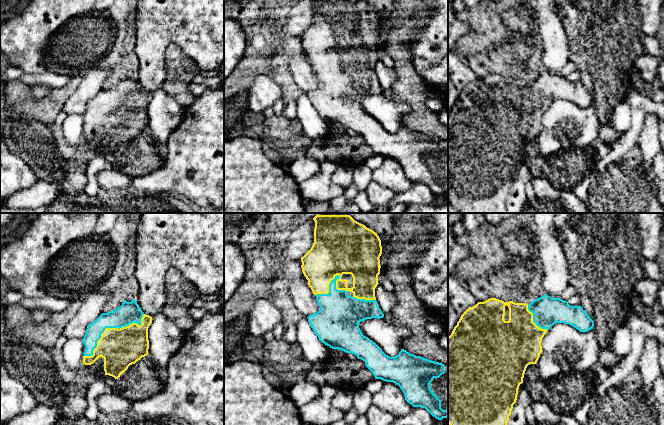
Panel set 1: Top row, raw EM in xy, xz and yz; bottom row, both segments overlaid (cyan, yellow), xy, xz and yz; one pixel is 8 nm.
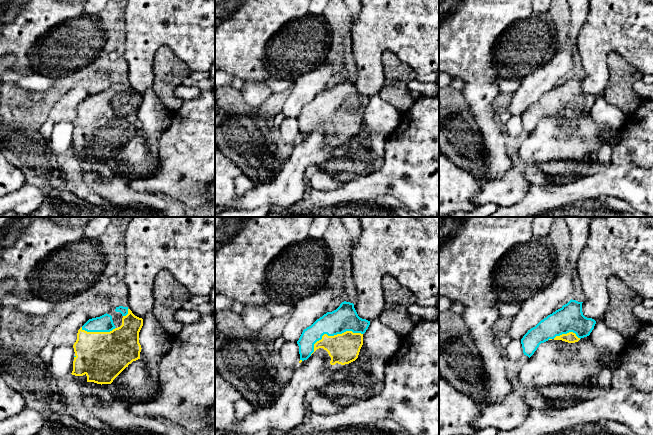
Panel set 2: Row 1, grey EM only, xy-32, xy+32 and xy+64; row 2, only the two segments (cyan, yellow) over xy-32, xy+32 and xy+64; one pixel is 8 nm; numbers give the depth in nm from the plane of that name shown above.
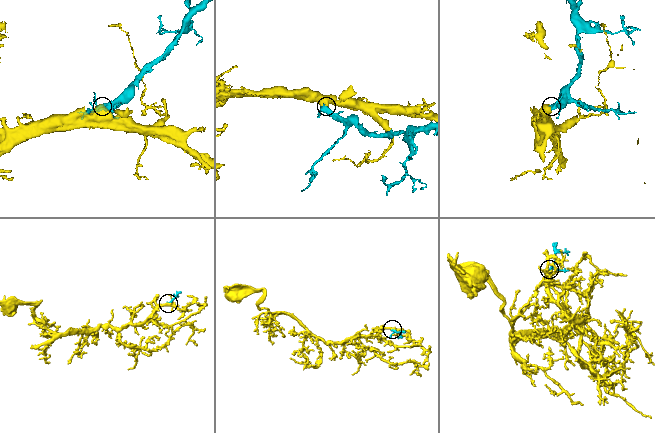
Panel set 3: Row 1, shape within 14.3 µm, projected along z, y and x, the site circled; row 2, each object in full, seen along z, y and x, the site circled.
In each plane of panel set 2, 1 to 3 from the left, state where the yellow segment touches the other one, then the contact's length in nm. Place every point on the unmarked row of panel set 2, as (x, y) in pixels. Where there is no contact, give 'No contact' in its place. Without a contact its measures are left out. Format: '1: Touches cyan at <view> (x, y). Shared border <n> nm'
1: Touches cyan at xy-32 (98, 107). Shared border 280 nm
2: Touches cyan at xy+32 (332, 111). Shared border 460 nm
3: Touches cyan at xy+64 (567, 108). Shared border 220 nm

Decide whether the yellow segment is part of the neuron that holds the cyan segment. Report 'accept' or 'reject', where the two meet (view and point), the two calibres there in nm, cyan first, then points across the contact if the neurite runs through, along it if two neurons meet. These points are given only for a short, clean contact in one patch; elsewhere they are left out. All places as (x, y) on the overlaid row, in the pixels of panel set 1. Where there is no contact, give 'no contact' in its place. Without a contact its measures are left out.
accept; contact xy (111, 327); calibres 180 and 320 nm

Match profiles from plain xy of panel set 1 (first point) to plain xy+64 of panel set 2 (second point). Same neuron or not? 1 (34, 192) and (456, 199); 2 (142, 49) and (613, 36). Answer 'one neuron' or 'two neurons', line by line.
1: two neurons
2: one neuron

